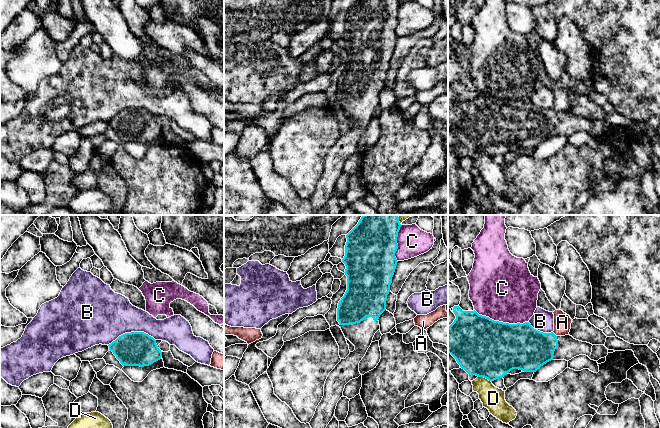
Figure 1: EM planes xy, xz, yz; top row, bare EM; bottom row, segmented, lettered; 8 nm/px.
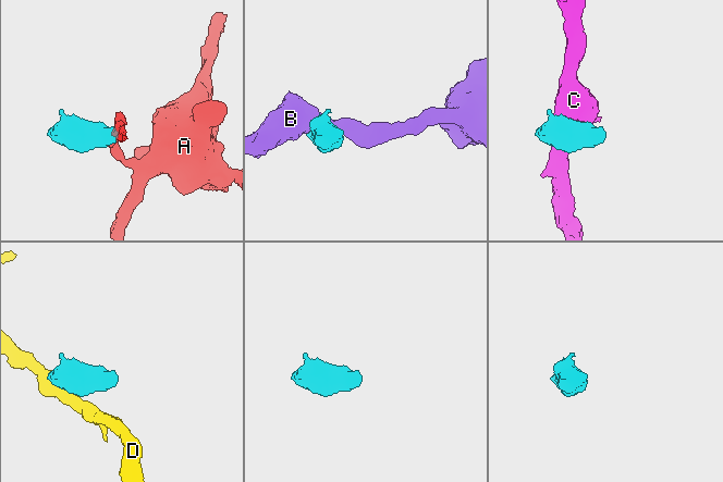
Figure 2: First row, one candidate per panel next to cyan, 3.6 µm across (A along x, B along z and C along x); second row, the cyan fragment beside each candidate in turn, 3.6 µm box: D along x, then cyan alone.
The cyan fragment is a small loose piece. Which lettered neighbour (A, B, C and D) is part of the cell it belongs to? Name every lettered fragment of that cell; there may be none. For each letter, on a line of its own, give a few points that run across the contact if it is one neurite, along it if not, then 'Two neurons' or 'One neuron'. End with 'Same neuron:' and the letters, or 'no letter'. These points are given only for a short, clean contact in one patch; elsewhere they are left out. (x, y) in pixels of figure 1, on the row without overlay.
A: Line: yz (552, 108), (556, 112). Two neurons
B: Two neurons
C: Two neurons
D: Two neurons
Same neuron: no letter

